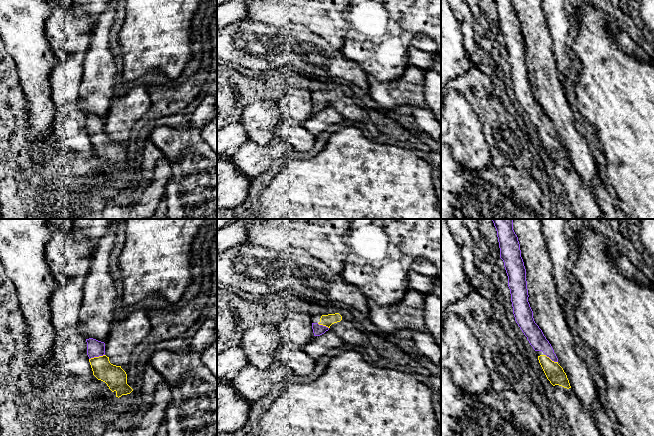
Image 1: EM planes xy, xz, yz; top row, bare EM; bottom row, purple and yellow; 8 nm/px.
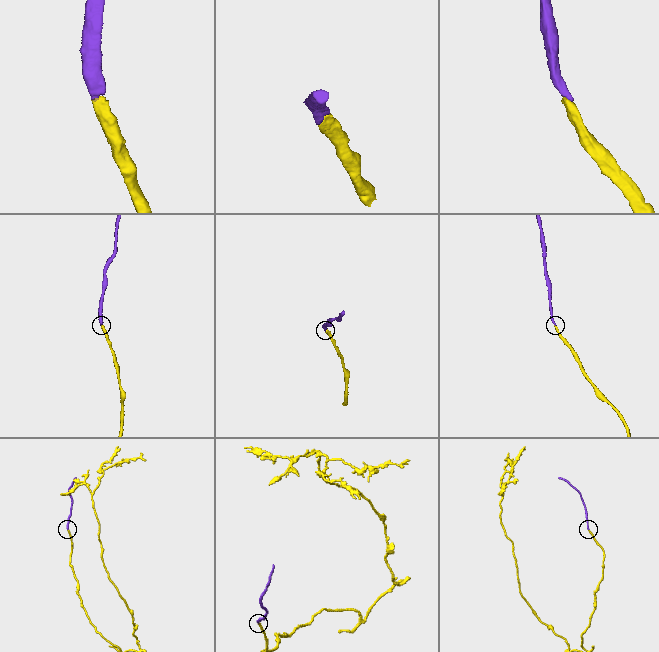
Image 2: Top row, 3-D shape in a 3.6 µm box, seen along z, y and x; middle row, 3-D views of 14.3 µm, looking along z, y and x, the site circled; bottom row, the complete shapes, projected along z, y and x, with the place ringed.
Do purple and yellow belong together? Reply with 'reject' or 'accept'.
accept

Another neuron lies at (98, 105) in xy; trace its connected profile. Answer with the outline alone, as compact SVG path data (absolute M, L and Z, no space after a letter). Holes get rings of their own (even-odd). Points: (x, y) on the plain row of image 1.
M109 0L92 33L83 62L80 109L86 114L106 118L119 75L117 58L110 46L110 32L116 20L118 0Z

